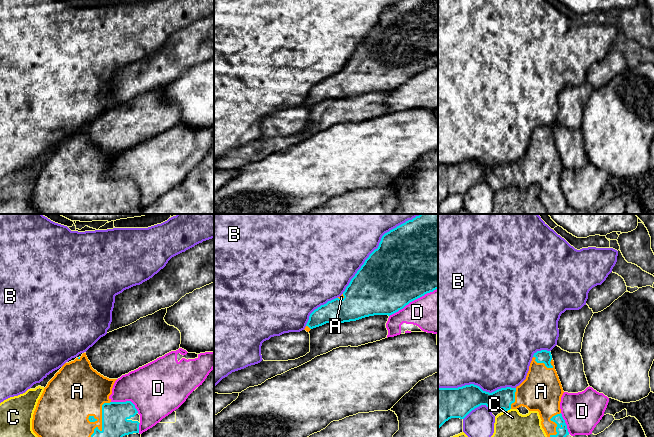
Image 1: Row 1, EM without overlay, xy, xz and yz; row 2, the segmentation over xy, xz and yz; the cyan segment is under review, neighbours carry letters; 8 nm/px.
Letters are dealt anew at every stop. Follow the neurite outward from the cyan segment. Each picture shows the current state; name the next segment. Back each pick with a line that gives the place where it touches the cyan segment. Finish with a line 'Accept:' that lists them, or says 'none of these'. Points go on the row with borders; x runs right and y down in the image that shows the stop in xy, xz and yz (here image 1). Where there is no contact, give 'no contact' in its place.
A: xy (102, 420)
Accept: A

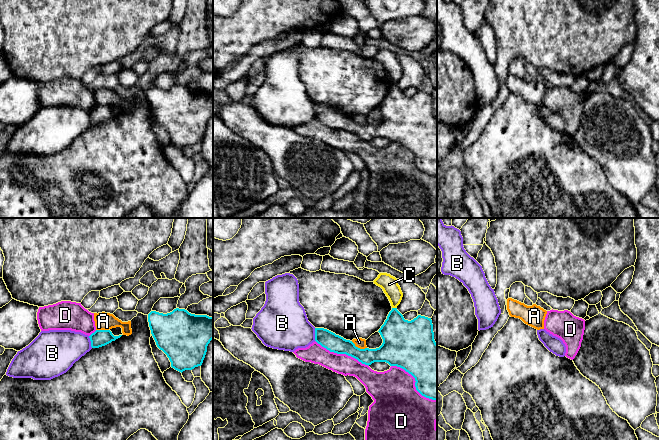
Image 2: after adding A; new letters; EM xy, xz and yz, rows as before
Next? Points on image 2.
Accept: none of these

